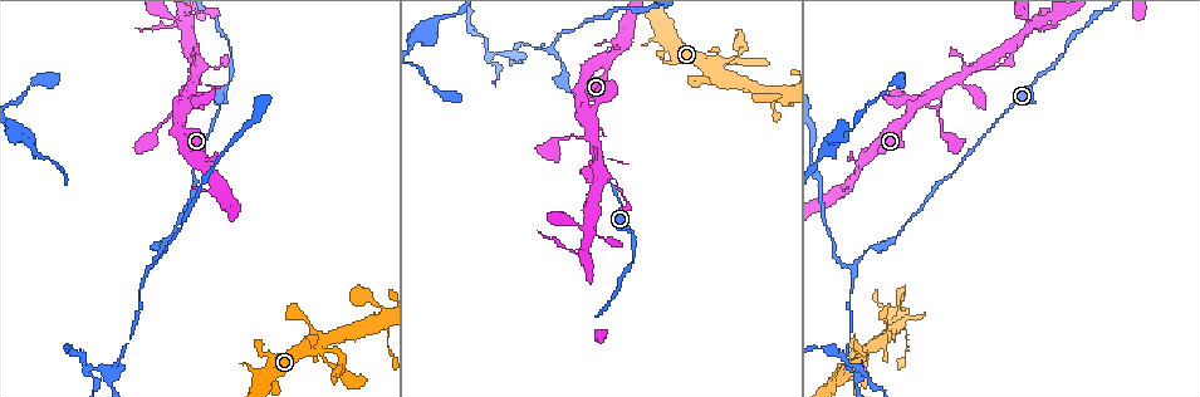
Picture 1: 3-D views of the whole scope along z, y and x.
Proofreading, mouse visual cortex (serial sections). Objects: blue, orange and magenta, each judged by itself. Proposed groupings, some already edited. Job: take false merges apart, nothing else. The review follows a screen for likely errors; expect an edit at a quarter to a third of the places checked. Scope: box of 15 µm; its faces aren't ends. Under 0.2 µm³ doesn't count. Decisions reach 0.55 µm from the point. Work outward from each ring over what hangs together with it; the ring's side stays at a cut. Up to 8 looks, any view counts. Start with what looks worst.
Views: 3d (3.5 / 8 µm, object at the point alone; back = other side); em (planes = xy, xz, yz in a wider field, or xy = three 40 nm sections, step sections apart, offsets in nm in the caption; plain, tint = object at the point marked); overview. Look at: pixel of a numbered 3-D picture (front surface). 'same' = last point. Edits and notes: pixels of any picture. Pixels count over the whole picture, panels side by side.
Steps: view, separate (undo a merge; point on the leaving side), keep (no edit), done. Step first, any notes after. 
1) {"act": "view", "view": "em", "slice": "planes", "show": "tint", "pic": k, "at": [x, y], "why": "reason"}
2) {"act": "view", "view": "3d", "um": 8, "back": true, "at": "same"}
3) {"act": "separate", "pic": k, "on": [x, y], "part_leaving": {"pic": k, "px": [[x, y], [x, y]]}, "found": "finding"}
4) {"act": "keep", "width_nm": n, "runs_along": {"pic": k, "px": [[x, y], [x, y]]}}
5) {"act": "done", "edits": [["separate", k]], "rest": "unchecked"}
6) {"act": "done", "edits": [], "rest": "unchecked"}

{"act": "view", "view": "3d", "um": 3.5, "pic": 1, "at": [154, 261], "why": "branch point"}

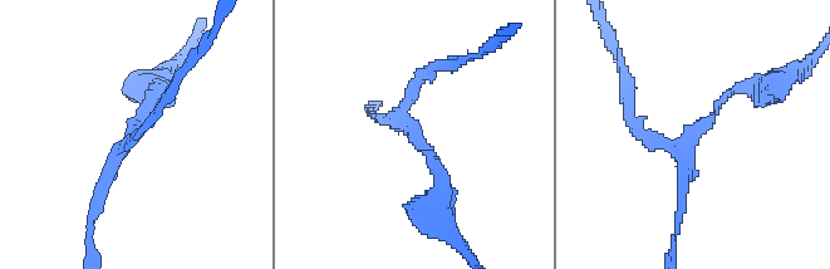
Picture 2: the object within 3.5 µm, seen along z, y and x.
{"act": "view", "view": "em", "slice": "xy", "step": 5, "show": "tint", "pic": 2, "at": [410, 128], "why": "shape alone is not enough"}

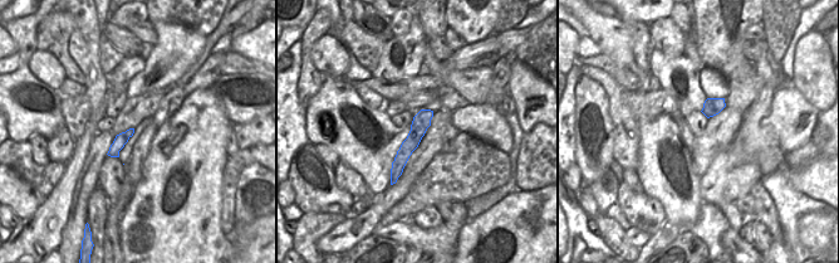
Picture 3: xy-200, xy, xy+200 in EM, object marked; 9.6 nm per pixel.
{"act": "separate", "pic": 2, "on": [633, 125], "part_leaving": {"pic": 2, "px": [[684, 170], [682, 213], [672, 254]]}, "found": "two cells meet here"}

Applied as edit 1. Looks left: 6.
{"act": "view", "view": "3d", "um": 3.5, "pic": 1, "at": [783, 100], "why": "three arms meet"}

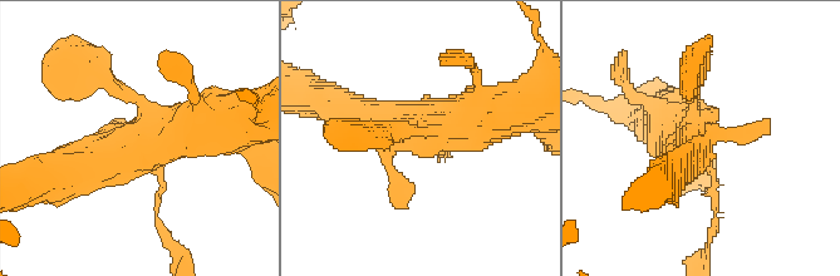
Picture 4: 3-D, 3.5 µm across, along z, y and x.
{"act": "view", "view": "em", "slice": "xy", "step": 3, "show": "tint", "pic": 4, "at": [136, 153]}

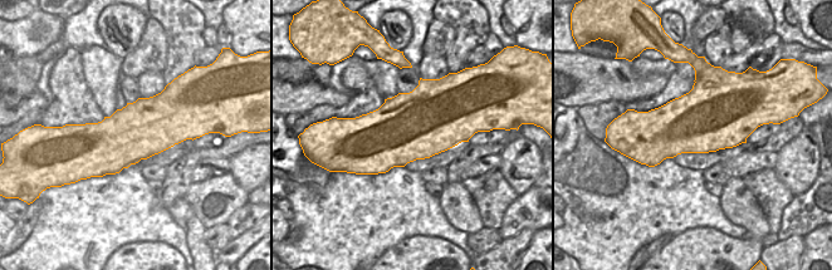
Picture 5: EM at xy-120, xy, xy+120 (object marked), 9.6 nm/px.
{"act": "keep", "runs_along": {"pic": 4, "px": [[62, 175], [151, 151], [193, 112]]}, "found": "all the same cell"}

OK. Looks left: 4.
{"act": "view", "view": "3d", "um": 8, "pic": 1, "at": [592, 130], "why": "narrows sharply"}

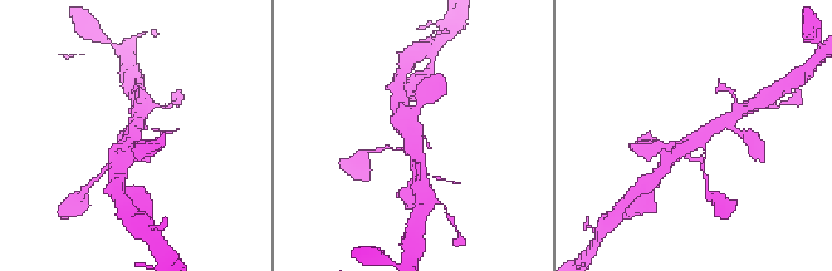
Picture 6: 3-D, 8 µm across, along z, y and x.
{"act": "view", "view": "3d", "um": 3.5, "pic": 6, "at": [129, 140], "why": "closer look"}

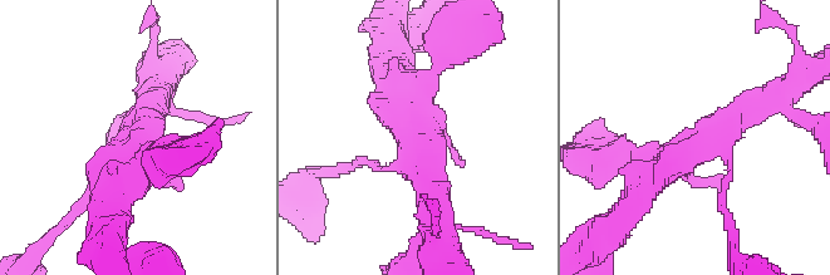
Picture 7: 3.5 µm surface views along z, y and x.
{"act": "view", "view": "em", "slice": "xy", "step": 5, "show": "tint", "pic": 7, "at": [702, 140], "why": "need the tissue"}

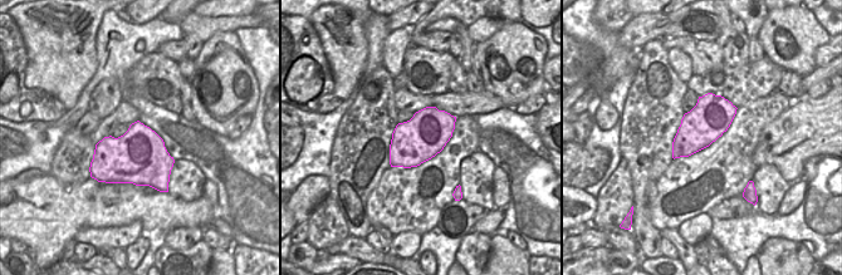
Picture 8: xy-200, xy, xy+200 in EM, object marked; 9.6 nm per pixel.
{"act": "keep", "runs_along": {"pic": 7, "px": [[642, 188], [725, 119], [766, 99]]}, "found": "one cell here"}

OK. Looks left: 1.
{"act": "done", "edits": [["separate", 2]], "rest": "unchecked"}

